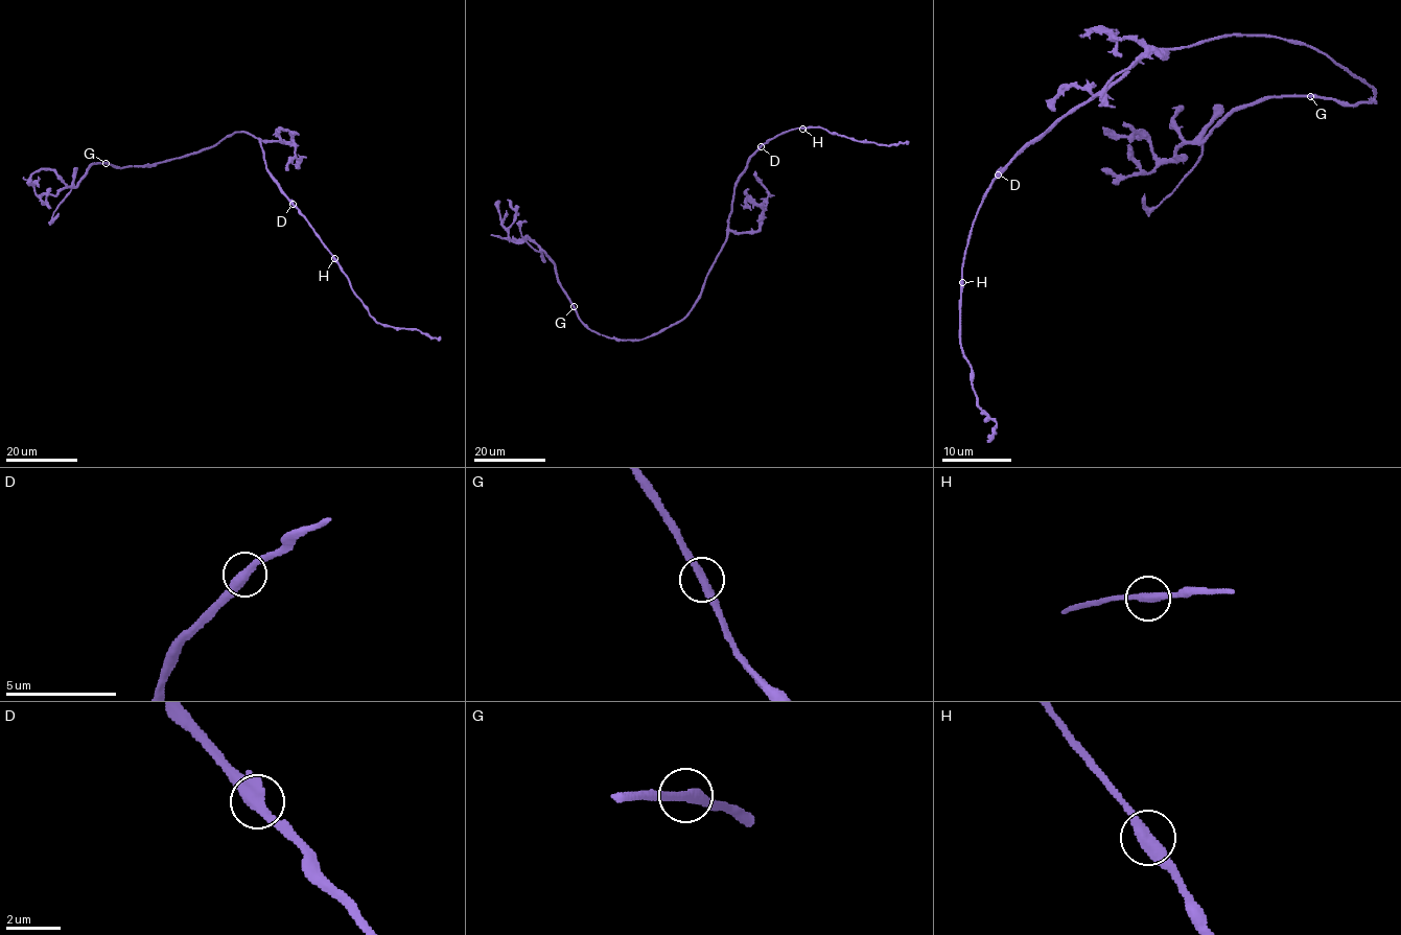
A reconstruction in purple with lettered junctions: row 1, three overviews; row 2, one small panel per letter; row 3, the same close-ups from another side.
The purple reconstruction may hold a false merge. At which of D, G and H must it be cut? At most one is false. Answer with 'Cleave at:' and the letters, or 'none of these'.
Cleave at: none of these

